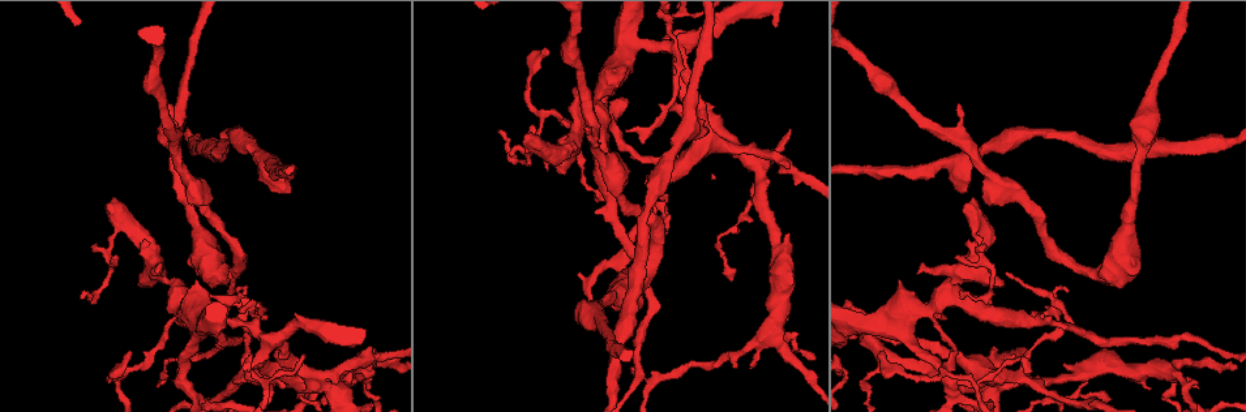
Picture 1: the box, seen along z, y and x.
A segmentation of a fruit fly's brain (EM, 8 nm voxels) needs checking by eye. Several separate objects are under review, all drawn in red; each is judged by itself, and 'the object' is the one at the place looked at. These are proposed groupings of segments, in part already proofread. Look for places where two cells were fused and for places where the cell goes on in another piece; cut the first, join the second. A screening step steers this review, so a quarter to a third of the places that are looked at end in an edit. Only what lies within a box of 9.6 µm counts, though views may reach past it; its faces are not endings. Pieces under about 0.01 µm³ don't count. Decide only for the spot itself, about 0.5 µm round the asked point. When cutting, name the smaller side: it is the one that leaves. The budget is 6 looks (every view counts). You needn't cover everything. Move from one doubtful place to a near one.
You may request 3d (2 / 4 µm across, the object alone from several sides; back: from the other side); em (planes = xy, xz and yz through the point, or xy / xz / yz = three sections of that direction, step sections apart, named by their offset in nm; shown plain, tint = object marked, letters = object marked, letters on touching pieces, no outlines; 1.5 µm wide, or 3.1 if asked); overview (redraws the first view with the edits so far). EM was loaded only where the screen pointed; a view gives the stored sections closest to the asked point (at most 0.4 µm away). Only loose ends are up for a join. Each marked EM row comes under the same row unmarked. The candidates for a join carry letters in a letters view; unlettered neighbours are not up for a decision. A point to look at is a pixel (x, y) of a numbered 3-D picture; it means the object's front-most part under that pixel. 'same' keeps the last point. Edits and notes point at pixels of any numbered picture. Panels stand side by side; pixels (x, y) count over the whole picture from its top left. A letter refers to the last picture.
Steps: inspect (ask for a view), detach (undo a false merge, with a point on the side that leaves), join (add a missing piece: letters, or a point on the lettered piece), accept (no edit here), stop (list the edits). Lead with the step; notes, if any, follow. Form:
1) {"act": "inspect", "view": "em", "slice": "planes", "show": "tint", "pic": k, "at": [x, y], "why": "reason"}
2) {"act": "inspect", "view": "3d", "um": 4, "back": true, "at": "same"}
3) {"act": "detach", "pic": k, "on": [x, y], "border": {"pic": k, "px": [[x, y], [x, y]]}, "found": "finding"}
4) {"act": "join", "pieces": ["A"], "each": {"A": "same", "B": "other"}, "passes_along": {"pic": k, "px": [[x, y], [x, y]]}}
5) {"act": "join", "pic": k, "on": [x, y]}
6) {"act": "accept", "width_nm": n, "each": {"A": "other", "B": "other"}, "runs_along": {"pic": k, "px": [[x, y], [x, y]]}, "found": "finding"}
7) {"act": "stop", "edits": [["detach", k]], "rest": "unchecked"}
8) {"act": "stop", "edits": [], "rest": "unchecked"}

{"act": "inspect", "view": "em", "slice": "xz", "step": 4, "show": "tint", "pic": 1, "at": [233, 305], "why": "a fork"}

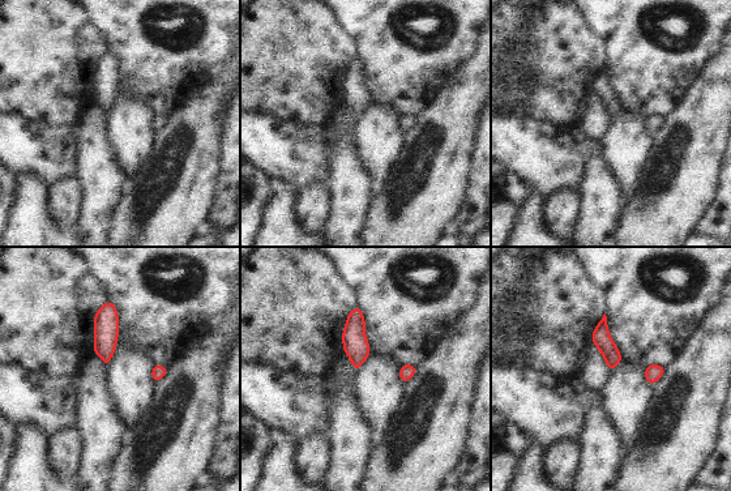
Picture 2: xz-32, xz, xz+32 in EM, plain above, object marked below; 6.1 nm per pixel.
{"act": "inspect", "view": "em", "slice": "planes", "show": "letters", "at": "same", "why": "another direction"}

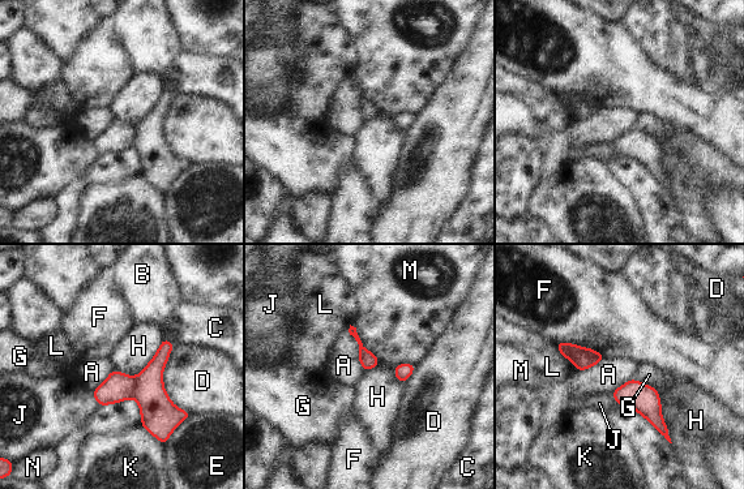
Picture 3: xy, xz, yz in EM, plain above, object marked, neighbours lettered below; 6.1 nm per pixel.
{"act": "accept", "each": {"A": "other", "B": "other", "C": "other", "D": "other", "E": "other", "F": "other", "G": "other", "H": "other", "J": "other", "K": "other", "L": "other", "M": "other", "N": "other"}, "runs_along": {"pic": 3, "px": [[167, 344], [154, 367], [163, 438]]}, "found": "continuous, no second cell"}

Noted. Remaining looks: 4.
{"act": "inspect", "view": "3d", "um": 2, "pic": 1, "at": [883, 351], "why": "branch stops here"}

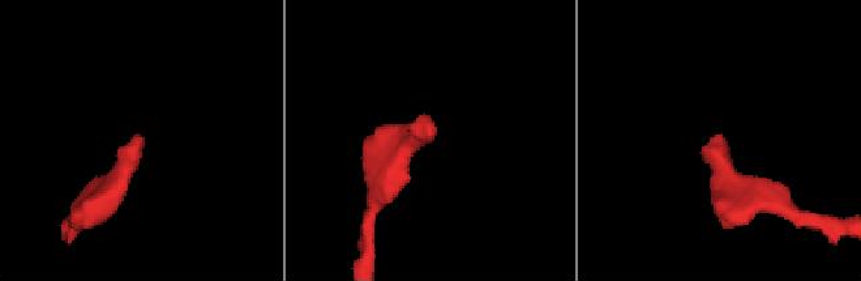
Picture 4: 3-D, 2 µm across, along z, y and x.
{"act": "inspect", "view": "em", "slice": "planes", "show": "tint", "pic": 4, "at": [435, 128]}

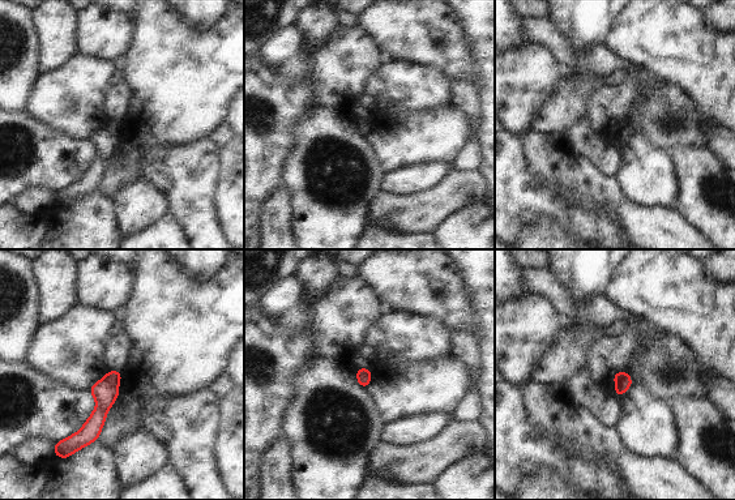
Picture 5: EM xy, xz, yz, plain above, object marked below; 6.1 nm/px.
{"act": "inspect", "view": "em", "slice": "planes", "show": "letters", "at": "same", "why": "see the neighbours"}

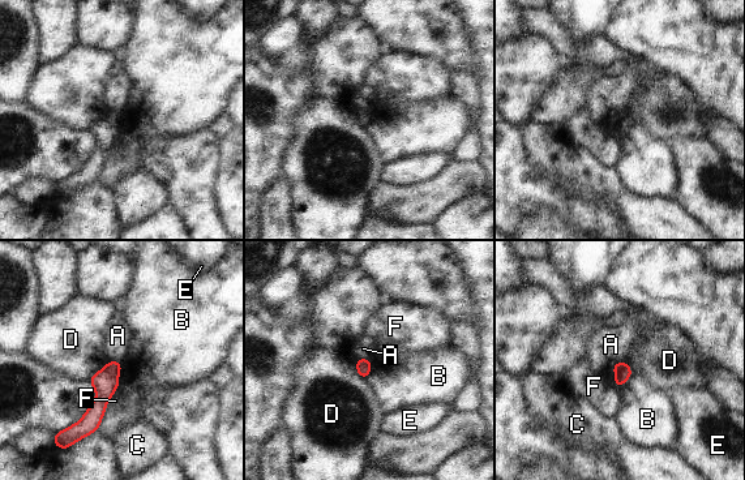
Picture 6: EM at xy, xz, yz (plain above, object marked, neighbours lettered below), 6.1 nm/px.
{"act": "accept", "each": {"A": "other", "B": "other", "C": "other", "D": "other", "E": "other", "F": "other"}, "runs_along": {"pic": 6, "px": [[118, 365], [78, 432]]}, "found": "no lettered piece goes on from it"}

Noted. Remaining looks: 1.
{"act": "stop", "edits": [], "rest": "unchecked"}

